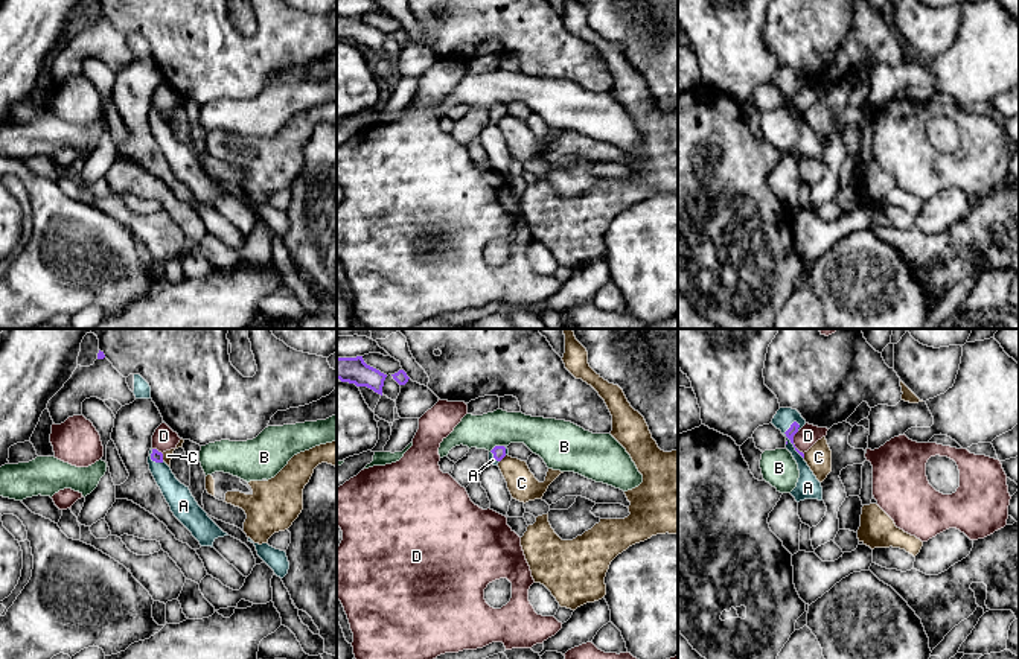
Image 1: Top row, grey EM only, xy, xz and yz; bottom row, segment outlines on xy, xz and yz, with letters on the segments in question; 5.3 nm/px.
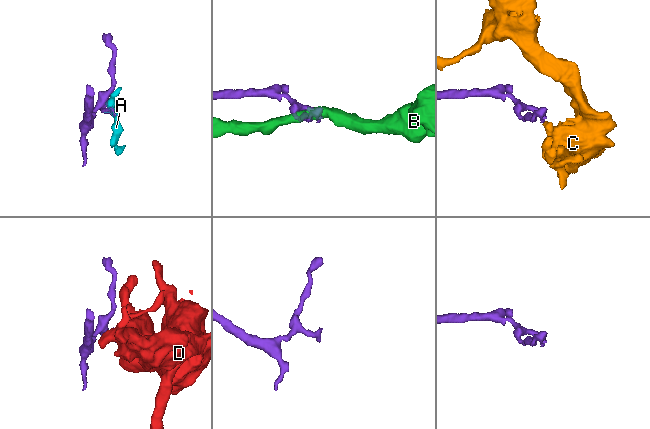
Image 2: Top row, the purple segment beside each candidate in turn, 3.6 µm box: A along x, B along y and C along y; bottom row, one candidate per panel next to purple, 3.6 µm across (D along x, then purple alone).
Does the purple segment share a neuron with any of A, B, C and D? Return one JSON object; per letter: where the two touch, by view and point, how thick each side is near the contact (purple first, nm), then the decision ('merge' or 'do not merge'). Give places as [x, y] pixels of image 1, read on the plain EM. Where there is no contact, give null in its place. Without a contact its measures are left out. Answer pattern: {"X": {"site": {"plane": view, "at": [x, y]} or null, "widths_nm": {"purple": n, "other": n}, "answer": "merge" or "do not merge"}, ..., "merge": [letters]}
{"A": {"site": {"plane": "yz", "at": [789, 98]}, "widths_nm": {"purple": 50, "other": 100}, "answer": "merge"}, "B": {"site": {"plane": "xz", "at": [495, 105]}, "widths_nm": {"purple": 70, "other": 190}, "answer": "do not merge"}, "C": {"site": {"plane": "xz", "at": [503, 116]}, "widths_nm": {"purple": 70, "other": 160}, "answer": "do not merge"}, "D": {"site": {"plane": "yz", "at": [792, 102]}, "widths_nm": {"purple": 50, "other": 110}, "answer": "do not merge"}, "merge": ["A"]}

